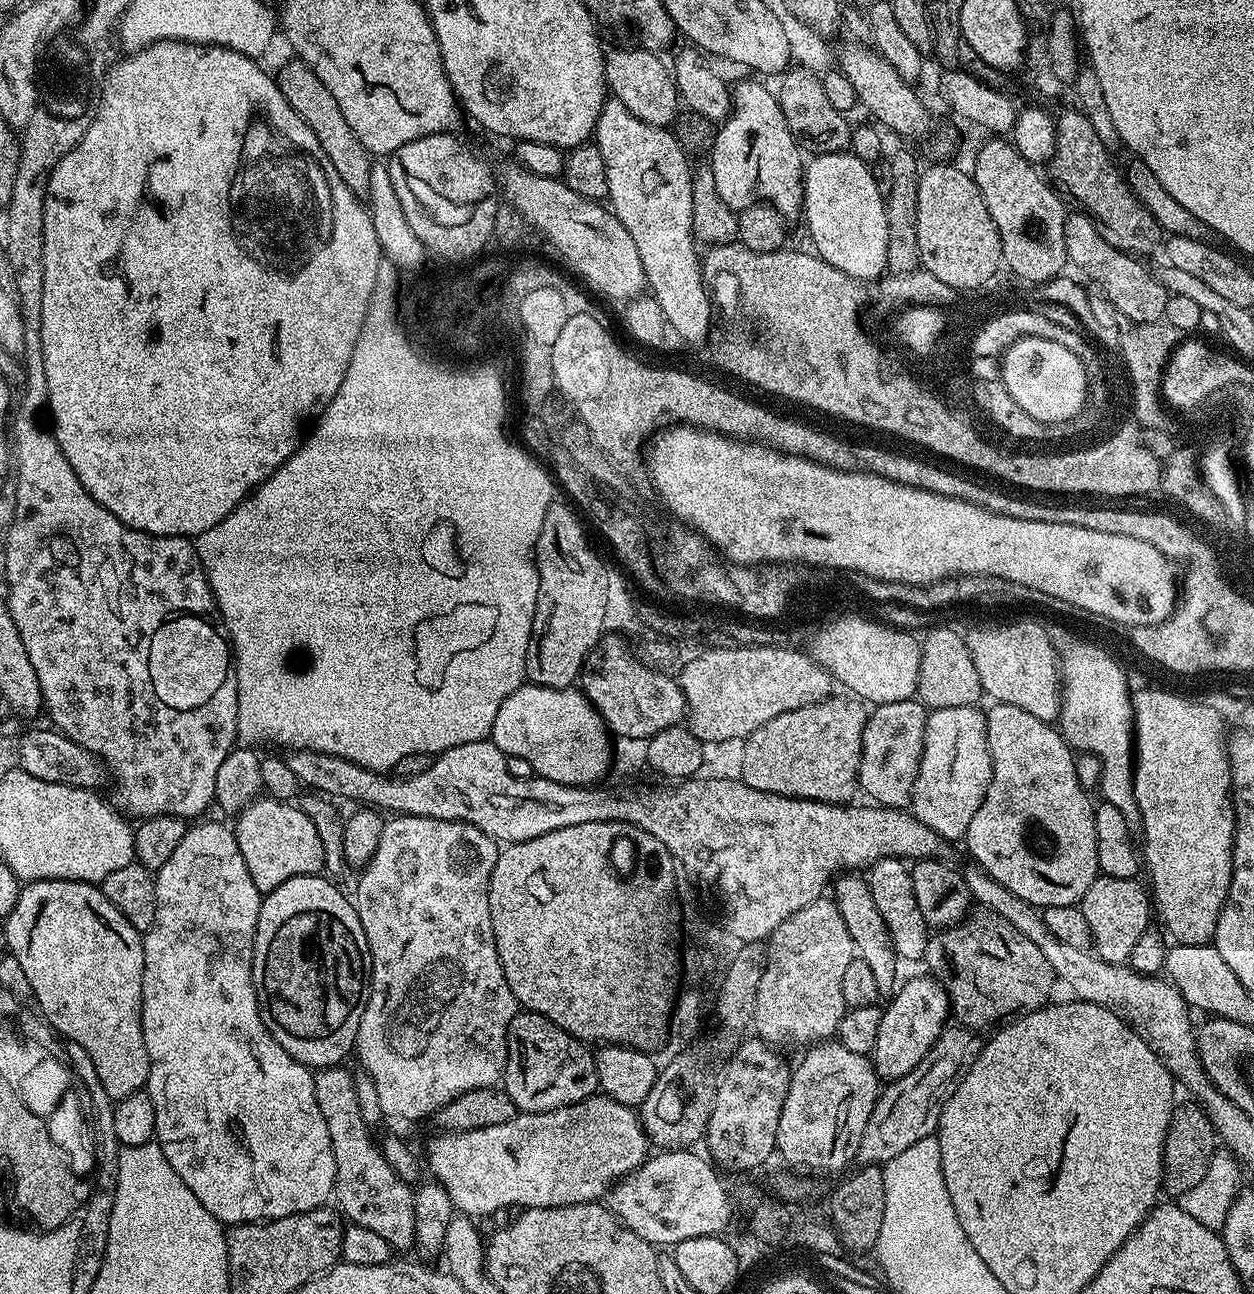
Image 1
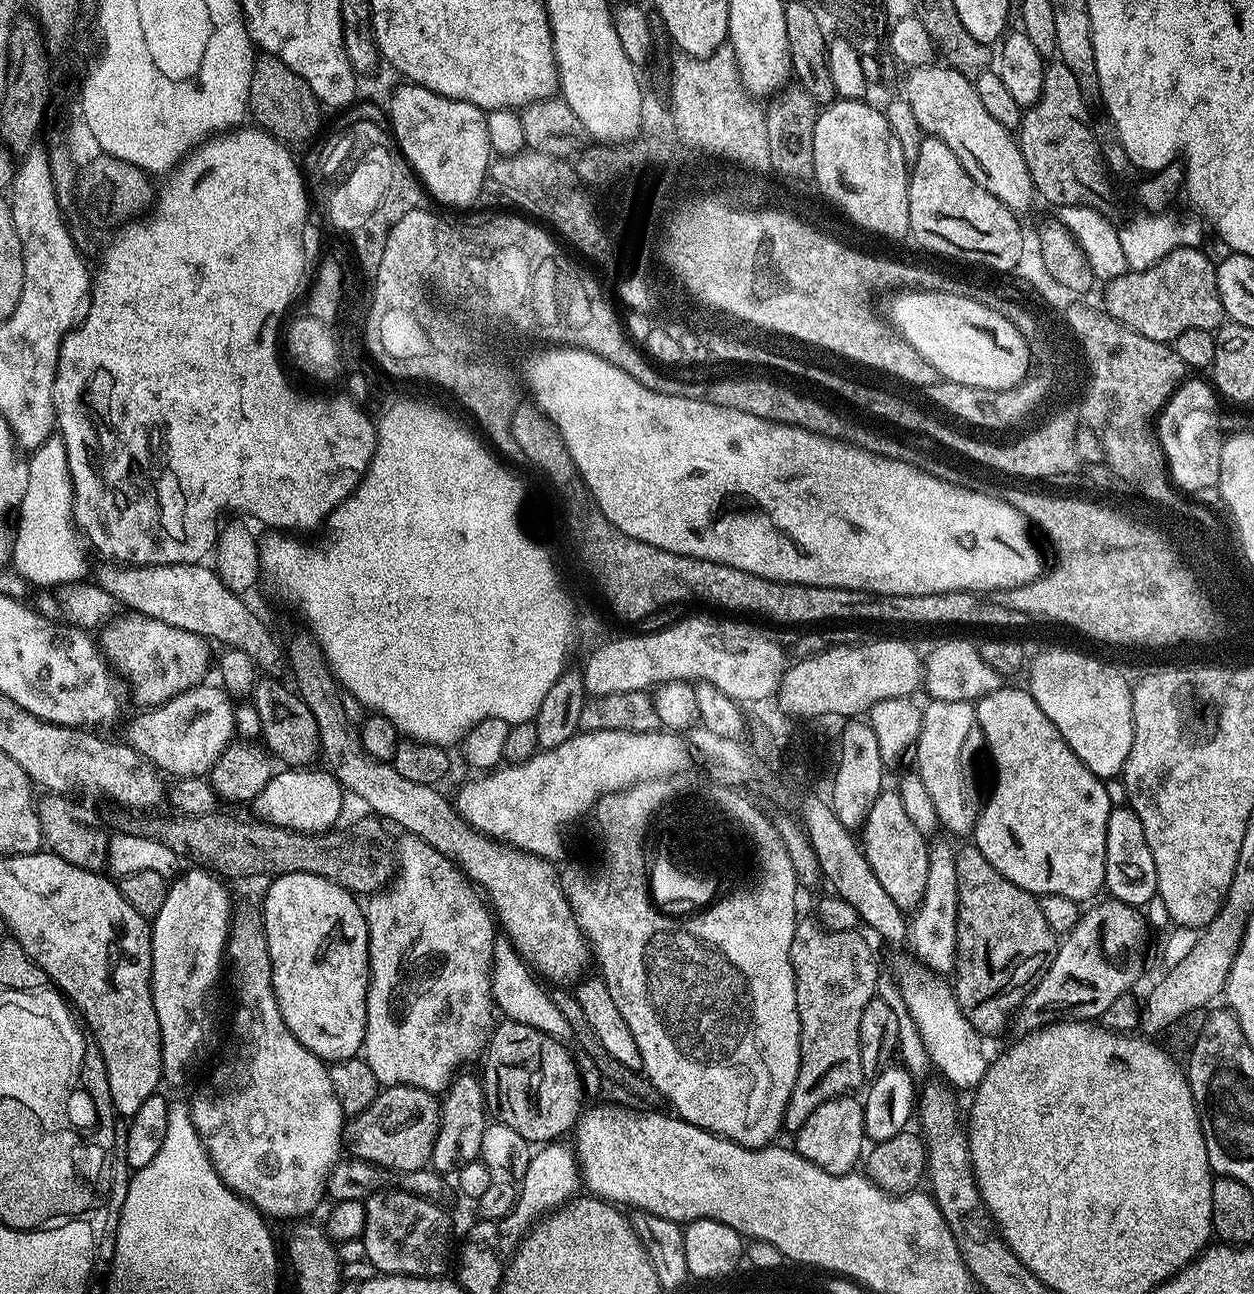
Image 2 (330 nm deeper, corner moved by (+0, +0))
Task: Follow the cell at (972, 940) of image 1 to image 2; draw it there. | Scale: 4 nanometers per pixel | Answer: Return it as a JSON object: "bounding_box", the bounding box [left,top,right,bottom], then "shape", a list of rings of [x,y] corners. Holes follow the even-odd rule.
{"bounding_box":[956,846,1058,974],"shape":[[[974,846],[960,848],[956,854],[956,865],[958,866],[958,922],[956,929],[959,932],[1006,932],[1008,938],[1002,940],[1002,950],[1008,956],[1018,956],[1032,960],[1028,966],[1028,972],[1034,974],[1036,962],[1034,958],[1051,960],[1051,955],[1057,952],[1058,936],[1050,930],[1046,918],[1042,914],[1042,906],[1039,899],[1031,892],[1022,890],[1022,886],[1014,886]]]}

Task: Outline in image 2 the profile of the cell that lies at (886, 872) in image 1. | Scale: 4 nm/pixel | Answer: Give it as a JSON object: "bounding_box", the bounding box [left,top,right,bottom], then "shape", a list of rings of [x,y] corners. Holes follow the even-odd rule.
{"bounding_box":[862,790,930,910],"shape":[[[881,790],[874,806],[870,806],[870,814],[864,819],[862,849],[882,888],[890,894],[899,908],[912,910],[919,905],[926,890],[930,844],[929,841],[924,841],[927,840],[925,833],[920,832],[914,822],[910,822],[906,806],[902,806],[899,791],[888,791]]]}

